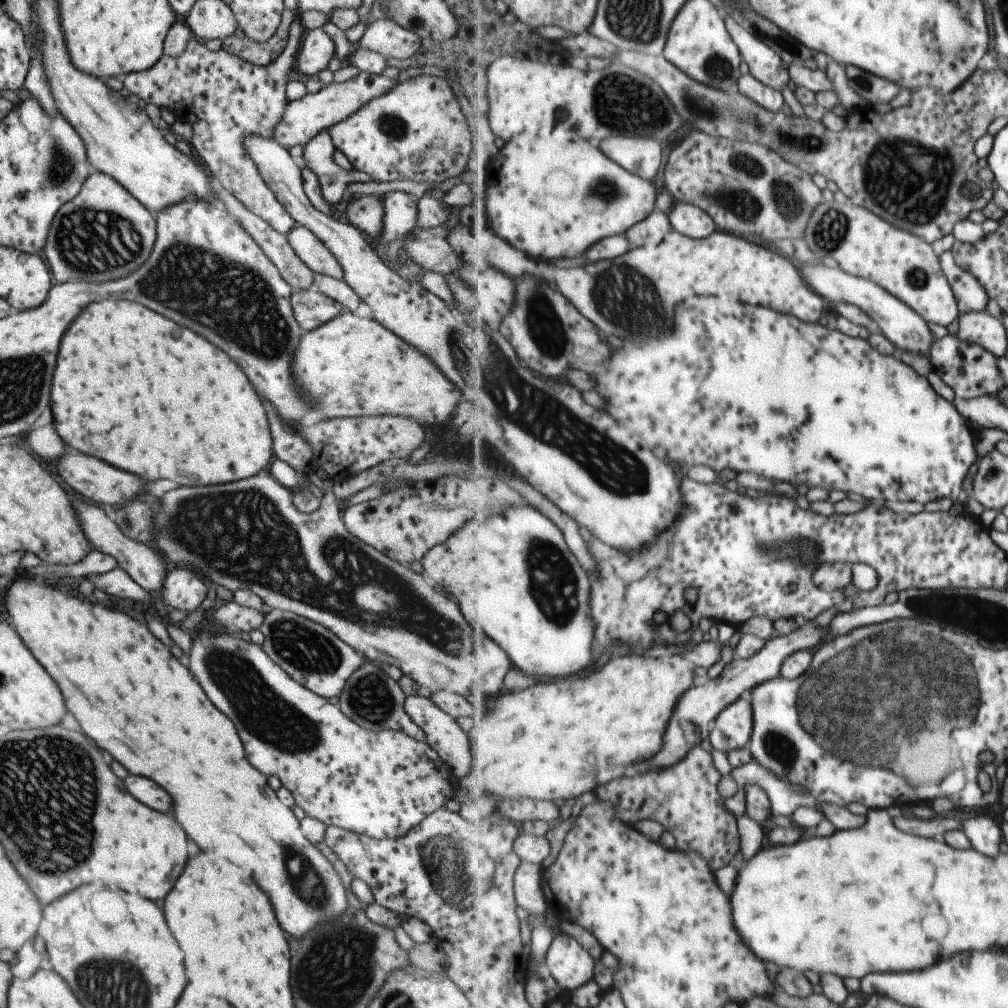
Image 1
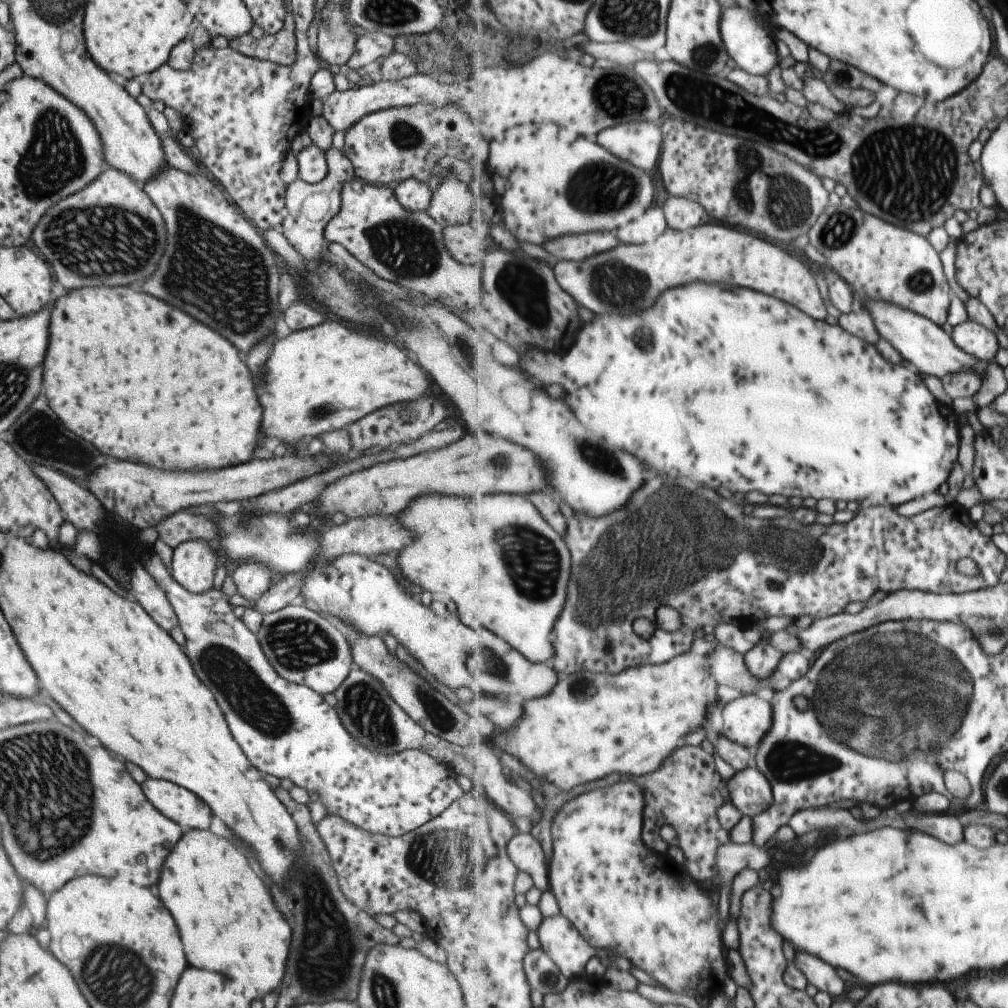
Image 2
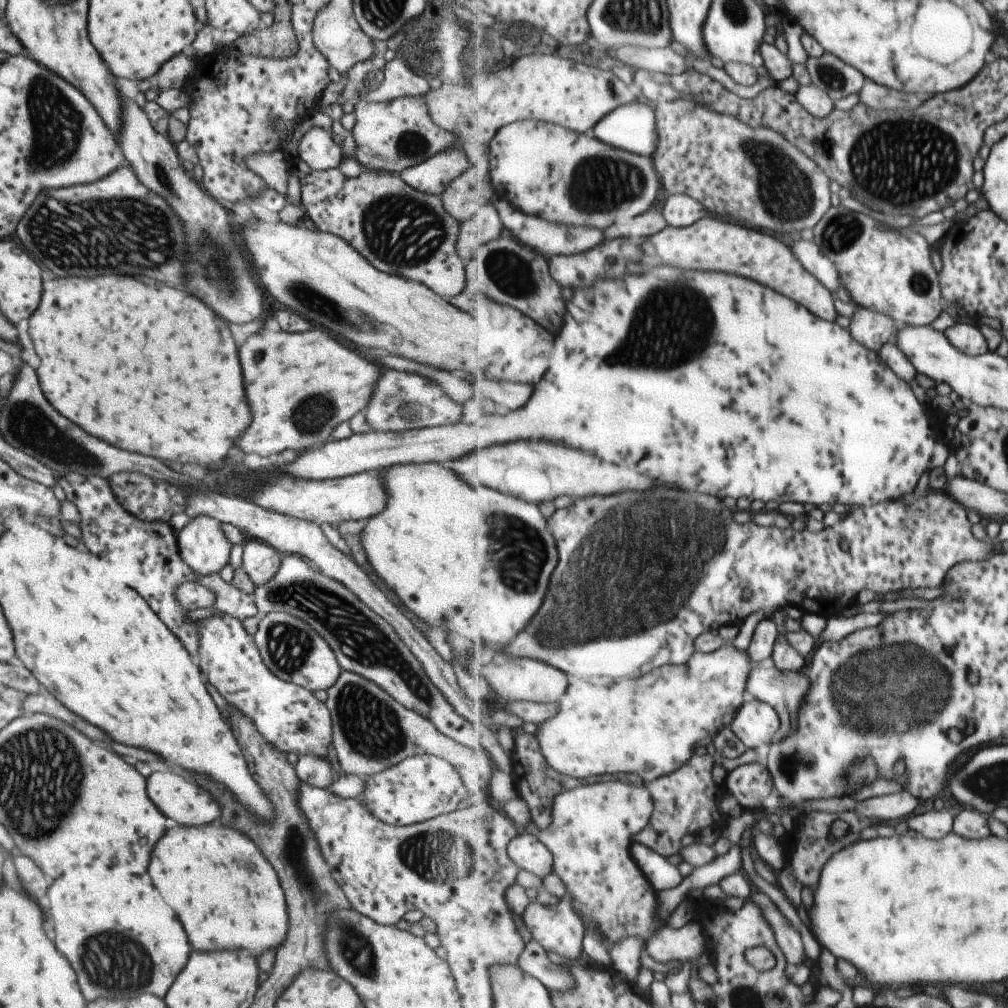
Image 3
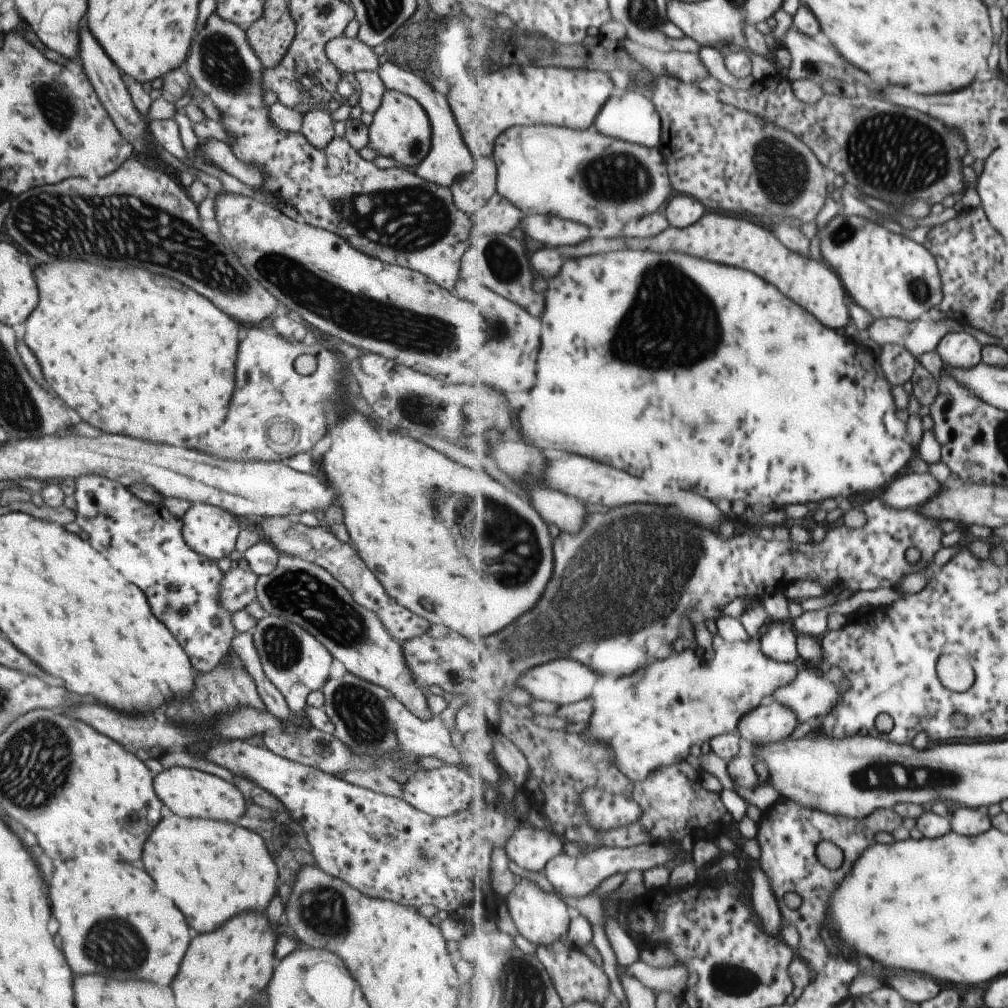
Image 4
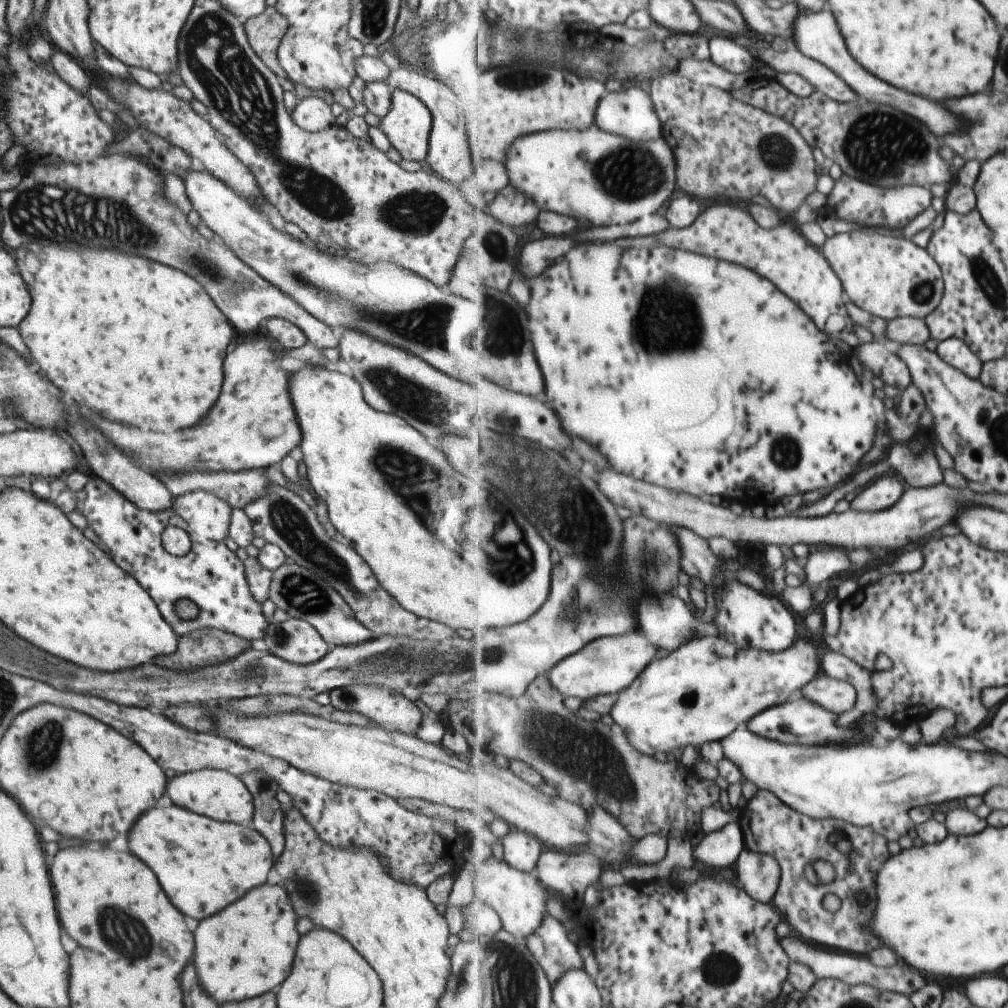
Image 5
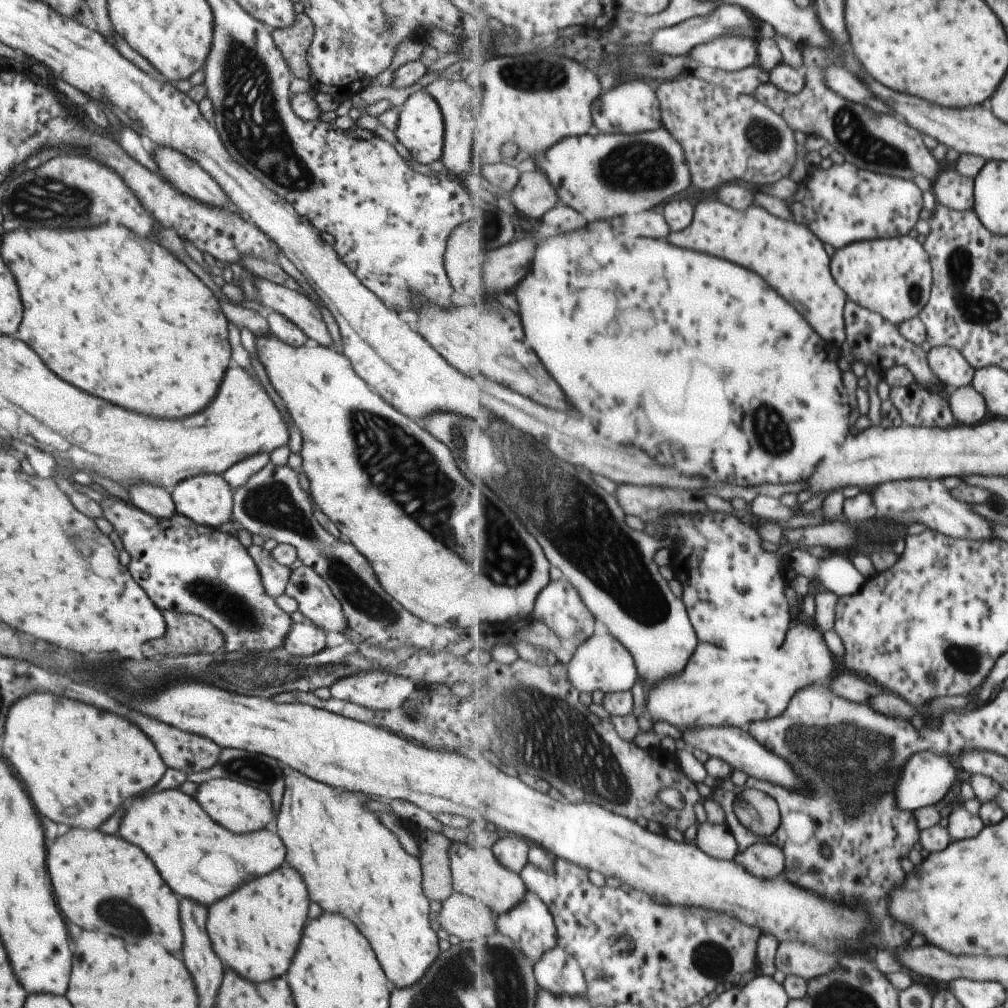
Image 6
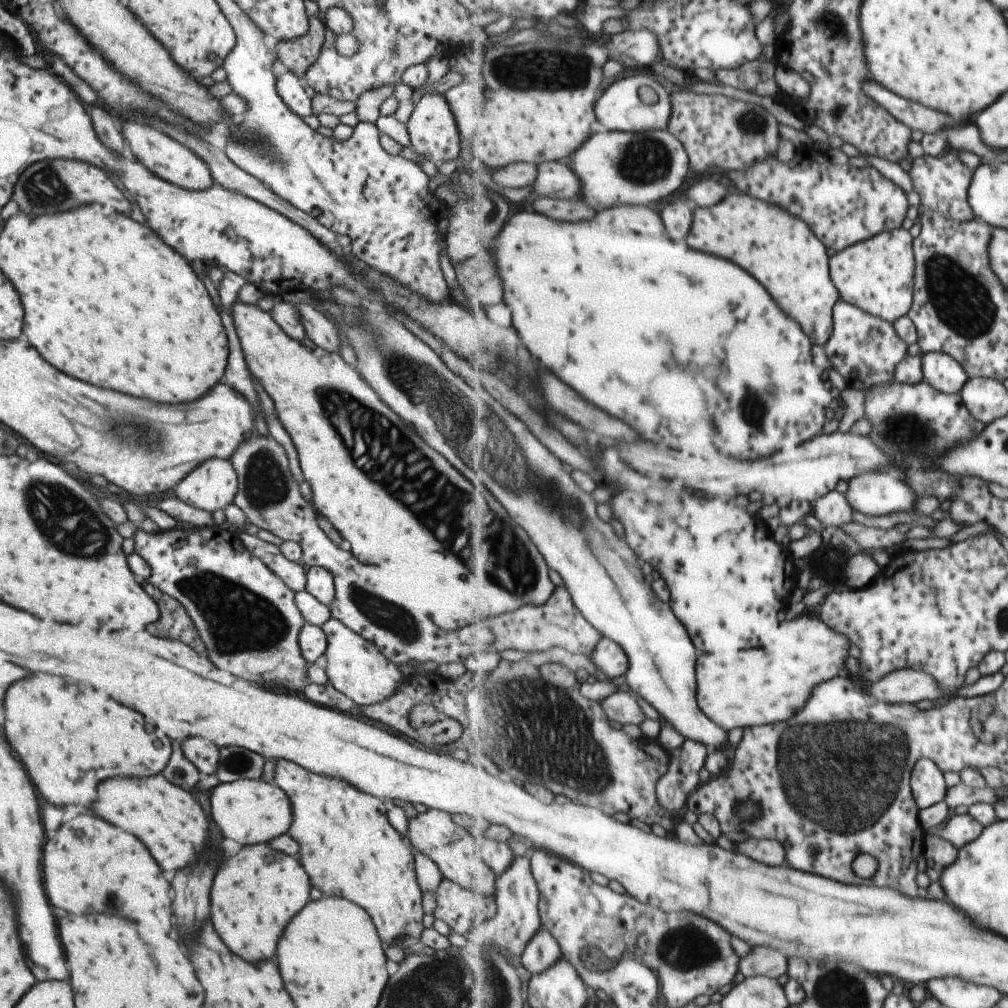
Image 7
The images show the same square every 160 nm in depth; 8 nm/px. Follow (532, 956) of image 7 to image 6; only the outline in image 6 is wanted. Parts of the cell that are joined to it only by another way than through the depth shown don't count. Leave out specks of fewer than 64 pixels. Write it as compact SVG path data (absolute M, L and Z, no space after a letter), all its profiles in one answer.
M558 944L535 964L535 976L541 989L586 1000L587 981L581 965Z

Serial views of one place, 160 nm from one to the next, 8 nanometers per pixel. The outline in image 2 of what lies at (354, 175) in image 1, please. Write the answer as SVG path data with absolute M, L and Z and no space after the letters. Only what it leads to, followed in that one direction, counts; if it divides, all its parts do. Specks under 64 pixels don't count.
M331 146L324 151L324 157L326 160L326 176L322 181L306 183L296 177L284 186L286 215L279 224L279 230L286 241L304 258L305 262L311 264L315 261L325 261L325 258L329 257L325 249L323 227L340 207L340 184L354 177L350 160L341 149L335 149Z

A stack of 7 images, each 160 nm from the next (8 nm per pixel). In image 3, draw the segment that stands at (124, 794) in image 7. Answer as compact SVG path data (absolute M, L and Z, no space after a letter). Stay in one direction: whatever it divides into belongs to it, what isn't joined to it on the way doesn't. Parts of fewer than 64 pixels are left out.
M217 820L199 828L173 826L165 830L161 840L157 840L151 850L147 874L157 892L161 894L163 890L163 900L175 910L181 926L185 928L187 940L195 950L211 952L245 946L251 954L257 954L265 948L279 946L279 942L283 940L283 934L287 930L287 916L283 894L271 866L251 838L235 832L229 826L221 826Z

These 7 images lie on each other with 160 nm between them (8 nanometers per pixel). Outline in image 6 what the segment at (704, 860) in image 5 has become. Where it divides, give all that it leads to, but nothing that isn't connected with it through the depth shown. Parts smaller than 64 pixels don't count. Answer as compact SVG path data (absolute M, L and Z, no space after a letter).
M704 822L698 827L697 846L703 852L709 852L711 856L731 860L735 858L737 852L737 841L728 825L716 825L710 822Z

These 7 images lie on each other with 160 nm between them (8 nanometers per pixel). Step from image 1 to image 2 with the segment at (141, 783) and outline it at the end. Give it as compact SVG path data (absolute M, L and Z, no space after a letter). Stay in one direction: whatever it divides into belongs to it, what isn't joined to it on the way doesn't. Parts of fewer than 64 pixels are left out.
M145 780L141 784L141 790L145 798L153 804L153 808L157 808L157 812L173 820L183 830L209 828L211 824L209 808L185 788L175 786L167 780Z

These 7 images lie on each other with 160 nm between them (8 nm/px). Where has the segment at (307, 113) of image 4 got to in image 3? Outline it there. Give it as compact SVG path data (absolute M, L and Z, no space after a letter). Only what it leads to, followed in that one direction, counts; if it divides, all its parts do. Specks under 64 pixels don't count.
M311 127L299 138L295 156L301 168L324 171L337 168L344 152L333 142L329 133L319 127Z

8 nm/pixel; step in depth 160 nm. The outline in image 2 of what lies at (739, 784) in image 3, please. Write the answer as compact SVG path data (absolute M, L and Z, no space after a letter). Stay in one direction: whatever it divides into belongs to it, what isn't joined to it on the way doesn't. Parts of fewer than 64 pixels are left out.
M758 766L736 771L726 790L742 814L752 819L764 813L774 801L771 783Z

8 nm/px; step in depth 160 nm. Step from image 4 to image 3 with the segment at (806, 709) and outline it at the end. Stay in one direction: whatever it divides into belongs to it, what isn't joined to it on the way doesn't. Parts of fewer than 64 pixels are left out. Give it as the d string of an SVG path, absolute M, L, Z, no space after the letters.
M772 662L757 664L753 666L751 676L748 680L748 697L755 698L773 705L782 718L782 725L779 730L779 737L793 737L798 731L796 717L800 710L803 699L810 694L813 688L808 671L794 673L778 669Z

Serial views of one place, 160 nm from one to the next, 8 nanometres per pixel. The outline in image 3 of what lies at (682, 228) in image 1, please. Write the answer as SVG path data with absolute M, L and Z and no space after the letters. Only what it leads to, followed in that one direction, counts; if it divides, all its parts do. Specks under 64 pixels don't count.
M670 195L662 213L669 225L674 227L691 226L707 216L707 207L691 196Z

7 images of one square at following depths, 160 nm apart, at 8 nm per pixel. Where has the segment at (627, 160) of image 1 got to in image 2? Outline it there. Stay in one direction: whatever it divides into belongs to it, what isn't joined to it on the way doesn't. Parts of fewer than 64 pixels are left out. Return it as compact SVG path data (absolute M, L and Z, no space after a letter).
M650 120L621 124L597 136L597 141L615 156L629 160L646 171L658 166L663 132L661 126Z

